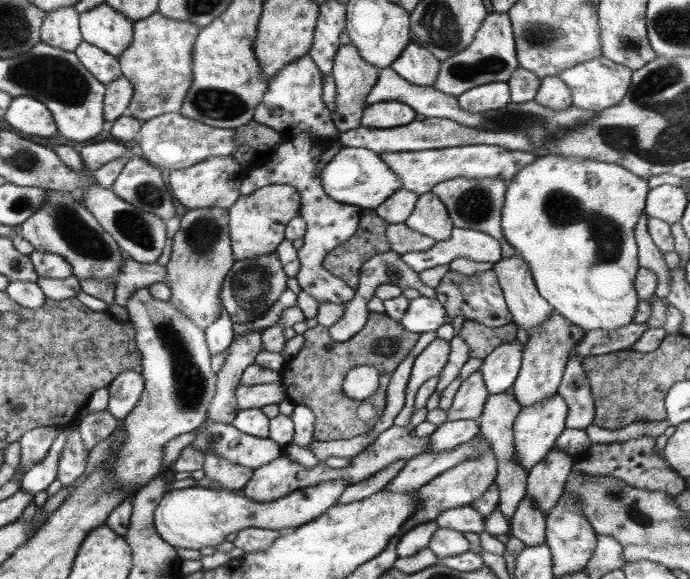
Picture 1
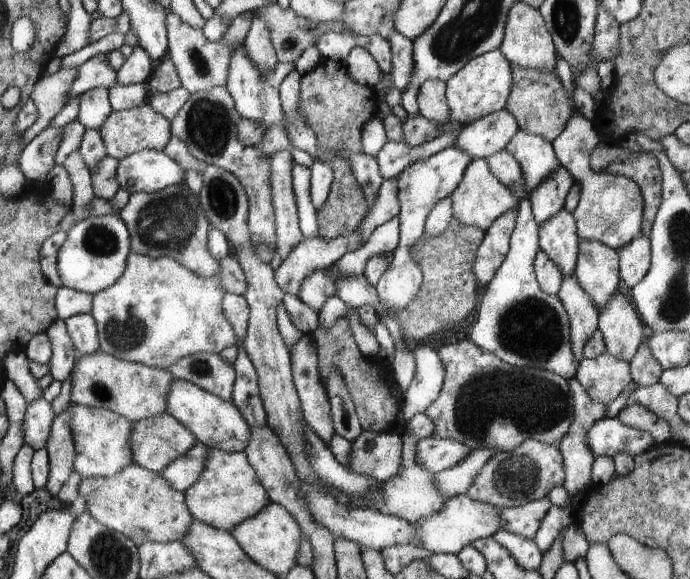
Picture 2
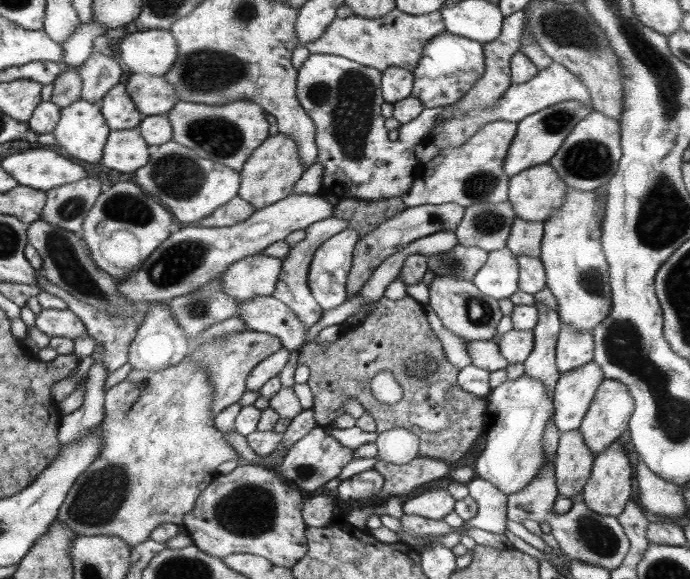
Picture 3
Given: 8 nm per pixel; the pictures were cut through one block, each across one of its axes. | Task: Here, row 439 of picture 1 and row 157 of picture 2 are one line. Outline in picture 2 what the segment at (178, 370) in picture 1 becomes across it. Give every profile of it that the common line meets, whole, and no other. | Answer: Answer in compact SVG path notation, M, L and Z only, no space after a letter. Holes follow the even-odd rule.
M141 149L119 160L116 180L128 194L154 193L184 183L184 170L167 152Z

